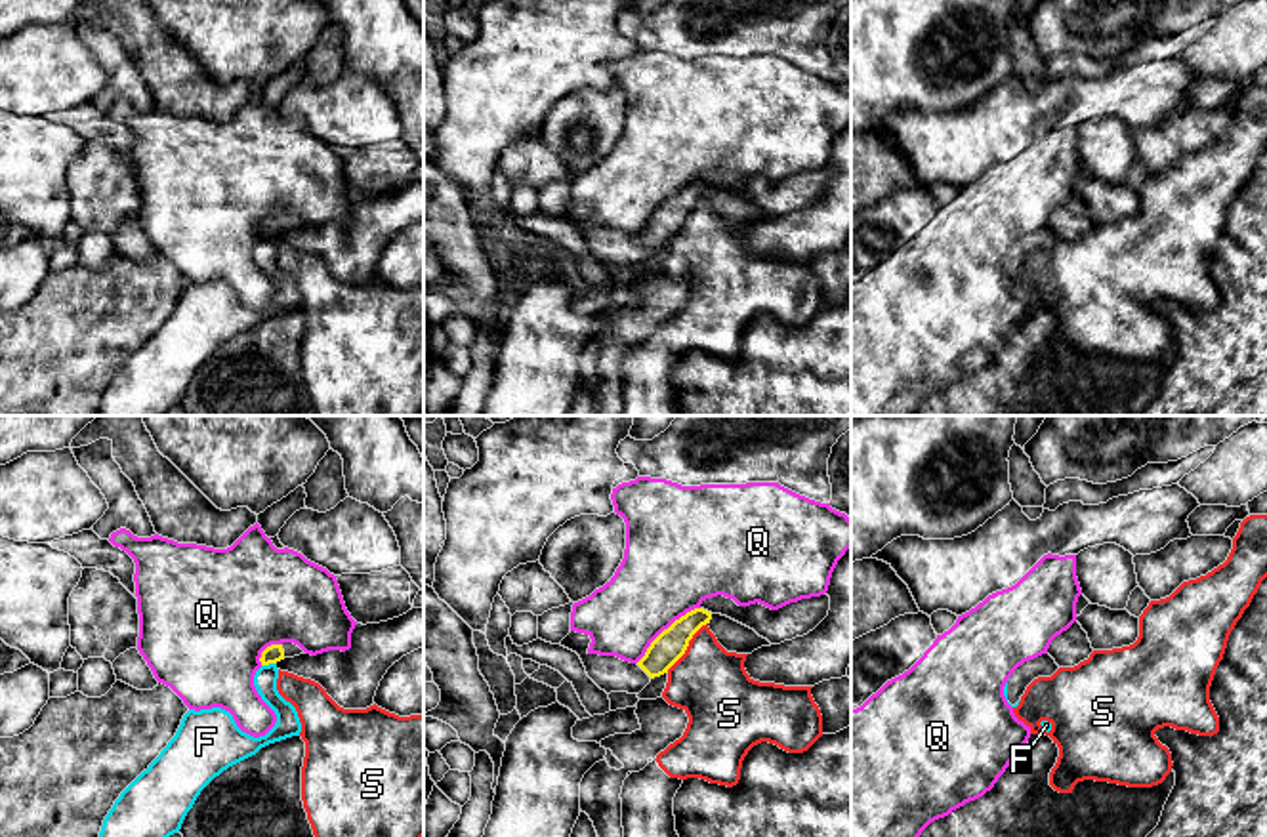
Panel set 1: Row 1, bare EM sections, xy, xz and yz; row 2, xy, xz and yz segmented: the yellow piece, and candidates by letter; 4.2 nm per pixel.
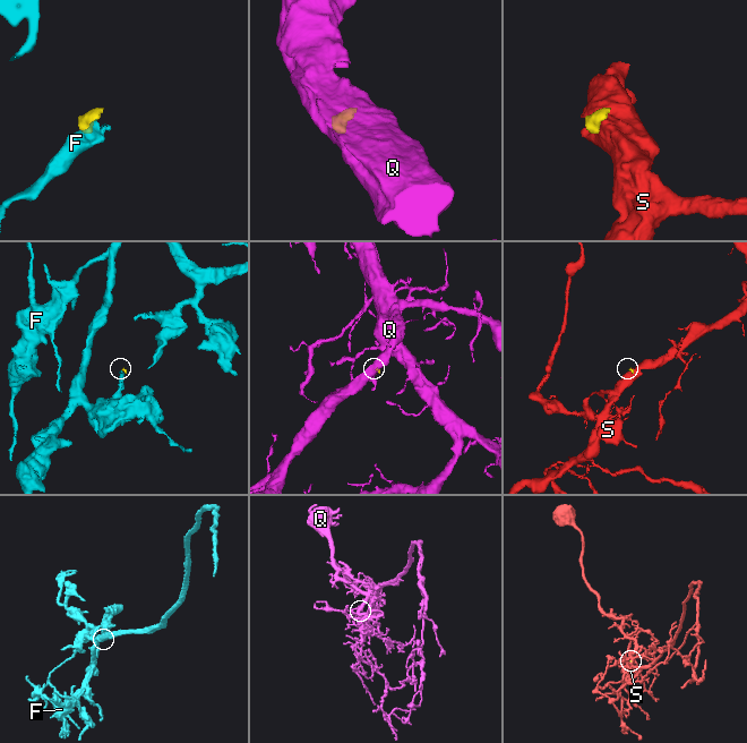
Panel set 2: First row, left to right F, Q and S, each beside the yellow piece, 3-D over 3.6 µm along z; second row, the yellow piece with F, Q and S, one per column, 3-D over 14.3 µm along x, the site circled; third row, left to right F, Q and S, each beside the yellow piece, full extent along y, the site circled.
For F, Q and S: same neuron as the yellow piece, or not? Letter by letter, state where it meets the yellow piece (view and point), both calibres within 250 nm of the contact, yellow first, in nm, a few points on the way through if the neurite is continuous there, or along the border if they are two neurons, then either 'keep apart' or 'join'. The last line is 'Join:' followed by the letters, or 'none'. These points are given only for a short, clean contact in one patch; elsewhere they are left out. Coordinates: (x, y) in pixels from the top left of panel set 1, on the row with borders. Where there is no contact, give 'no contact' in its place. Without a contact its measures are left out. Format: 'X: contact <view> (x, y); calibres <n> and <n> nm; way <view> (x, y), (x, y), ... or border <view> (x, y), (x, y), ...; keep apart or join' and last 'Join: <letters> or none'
F: contact xy (268, 664); calibres 80 and 100 nm; border xy (275, 662), (262, 666); keep apart
Q: contact xz (664, 630); calibres 140 and 380 nm; keep apart
S: contact xz (687, 645); calibres 140 and 300 nm; border xz (706, 622), (666, 672); keep apart
Join: none

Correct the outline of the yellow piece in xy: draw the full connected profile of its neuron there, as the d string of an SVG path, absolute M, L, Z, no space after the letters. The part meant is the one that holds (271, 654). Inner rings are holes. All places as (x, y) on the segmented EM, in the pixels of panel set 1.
M294 643L271 644L261 652L260 662L261 665L269 665L300 654L305 654L305 652Z

